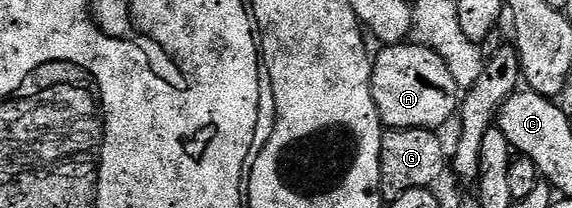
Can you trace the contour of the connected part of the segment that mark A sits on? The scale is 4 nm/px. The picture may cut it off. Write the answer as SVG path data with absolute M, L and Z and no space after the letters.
M402 42L382 47L381 53L372 57L373 73L371 74L371 92L375 98L377 112L381 115L382 125L386 129L394 128L428 128L441 130L449 119L458 115L463 99L463 89L456 84L456 80L448 64L435 50L424 43Z

